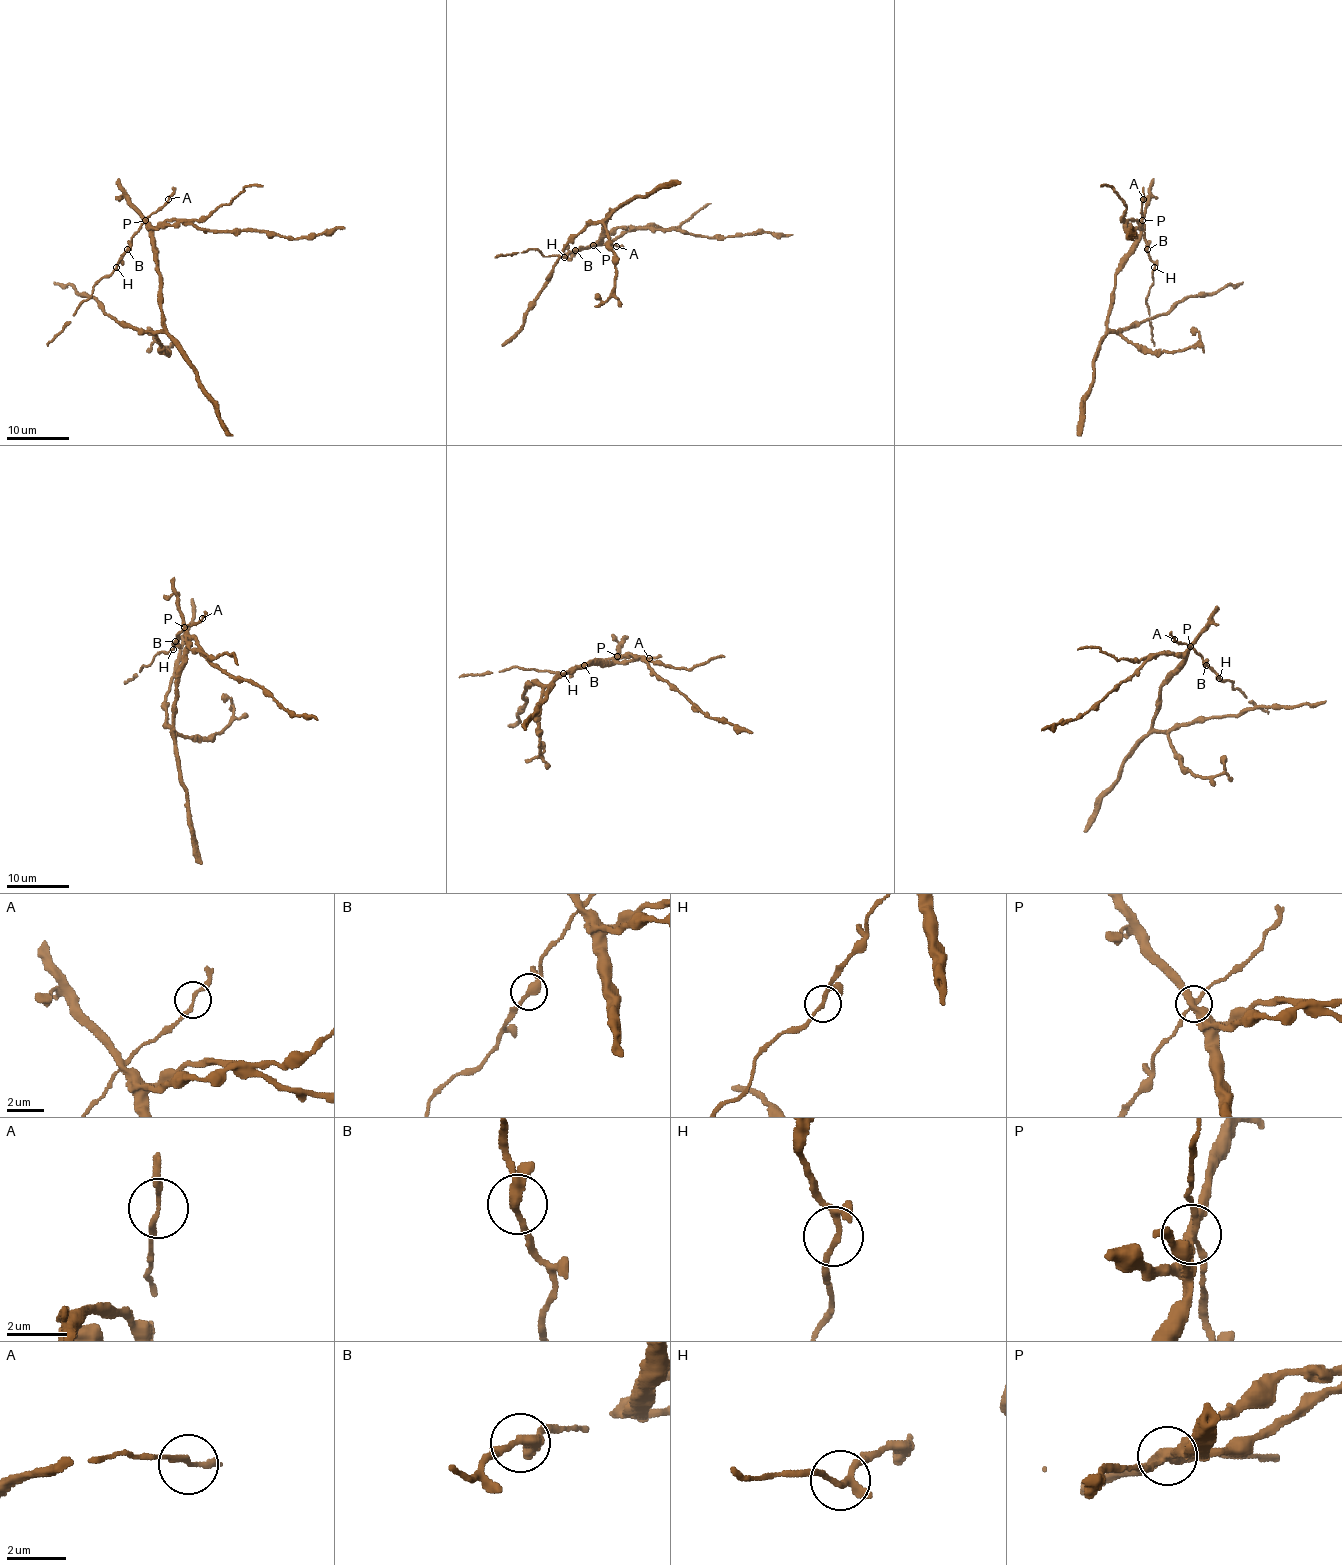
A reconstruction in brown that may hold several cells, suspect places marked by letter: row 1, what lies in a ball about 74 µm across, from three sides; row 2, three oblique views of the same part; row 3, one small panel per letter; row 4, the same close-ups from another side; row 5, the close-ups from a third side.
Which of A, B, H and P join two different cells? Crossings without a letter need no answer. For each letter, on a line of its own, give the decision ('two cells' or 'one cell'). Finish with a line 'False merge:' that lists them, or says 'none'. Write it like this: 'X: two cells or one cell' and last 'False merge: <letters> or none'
A: one cell
B: one cell
H: one cell
P: two cells
False merge: P

